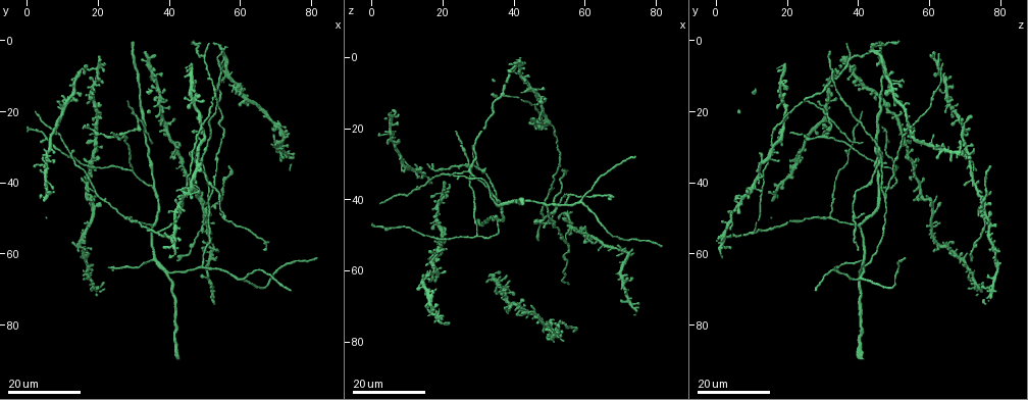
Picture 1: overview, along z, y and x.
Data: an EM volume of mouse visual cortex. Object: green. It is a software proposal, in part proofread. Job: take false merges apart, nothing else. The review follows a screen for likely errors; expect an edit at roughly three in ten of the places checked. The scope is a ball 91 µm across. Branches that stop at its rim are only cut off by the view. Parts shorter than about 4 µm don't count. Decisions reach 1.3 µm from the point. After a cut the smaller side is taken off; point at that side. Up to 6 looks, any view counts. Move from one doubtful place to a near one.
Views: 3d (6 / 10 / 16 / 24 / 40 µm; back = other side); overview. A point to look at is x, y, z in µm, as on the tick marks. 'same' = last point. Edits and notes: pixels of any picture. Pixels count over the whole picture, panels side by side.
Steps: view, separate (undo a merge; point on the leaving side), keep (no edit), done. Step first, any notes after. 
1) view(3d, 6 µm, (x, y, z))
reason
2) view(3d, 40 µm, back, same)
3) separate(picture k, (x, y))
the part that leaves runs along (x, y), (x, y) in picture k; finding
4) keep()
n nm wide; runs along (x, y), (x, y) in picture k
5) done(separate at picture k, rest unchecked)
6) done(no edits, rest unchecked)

view(3d, 24 µm, (27.5, 49.5, 32.0))
three-way junction

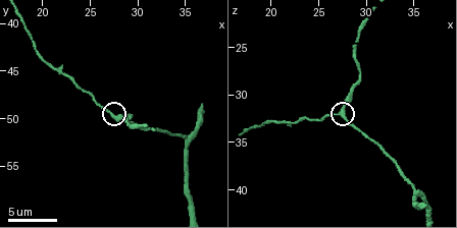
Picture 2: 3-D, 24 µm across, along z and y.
view(3d, 6 µm, (27.4, 49.8, 31.8))

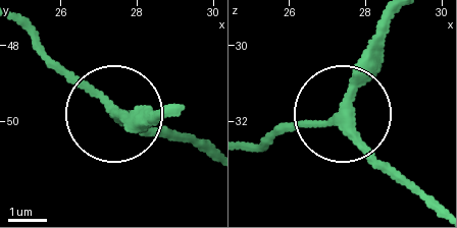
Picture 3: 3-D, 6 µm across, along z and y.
keep()
3 arms; runs along (164, 113), (108, 110), (24, 29) in picture 3; continuous, no second neuron

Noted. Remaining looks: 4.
view(3d, 24 µm, (35.5, 62.0, 41.0))
three arms meet

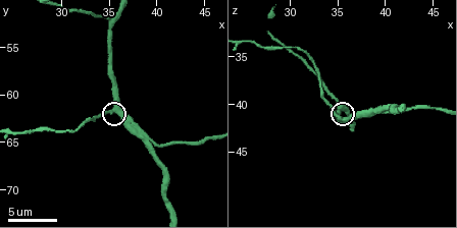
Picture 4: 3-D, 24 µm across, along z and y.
view(3d, 6 µm, (35.6, 61.8, 41.4))

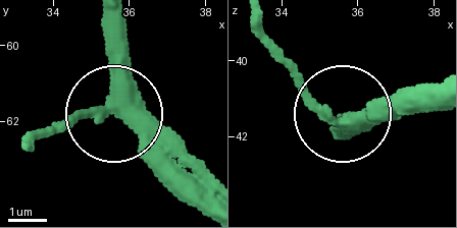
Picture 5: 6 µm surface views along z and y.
keep()
side arm 18 µm; 3 arms; all the same neuron

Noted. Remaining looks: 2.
view(3d, 16 µm, (56.0, 9.5, 47.5))
four arms meet

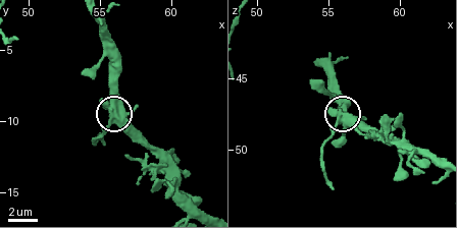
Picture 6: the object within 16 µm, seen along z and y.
view(3d, 6 µm, (56.0, 10.0, 48.0))

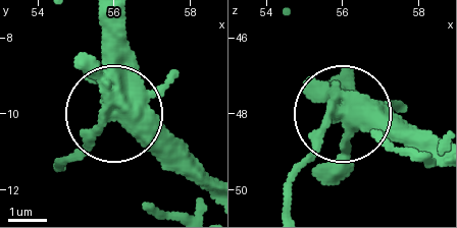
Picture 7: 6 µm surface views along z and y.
keep()
4 arms; all the same neuron

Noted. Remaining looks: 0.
done(no edits, rest unchecked)

